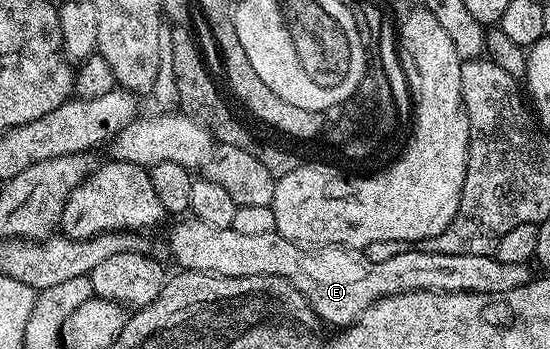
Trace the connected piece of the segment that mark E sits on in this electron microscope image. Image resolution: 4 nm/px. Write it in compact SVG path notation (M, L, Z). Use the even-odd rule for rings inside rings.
M194 217L184 218L171 232L167 235L167 247L171 250L171 255L175 258L176 268L184 271L200 271L206 275L224 275L225 277L249 277L250 275L276 275L285 281L289 281L292 285L302 293L309 301L309 305L313 305L313 309L319 314L324 324L335 326L335 329L346 329L352 323L356 323L365 312L367 312L375 303L381 299L388 299L390 295L404 295L407 291L444 291L445 293L509 293L509 289L517 289L521 285L530 283L533 278L532 269L526 263L518 263L517 265L509 265L497 261L494 254L478 255L477 253L429 253L422 249L405 249L401 253L397 253L397 257L389 257L389 261L369 261L369 257L365 257L362 250L354 247L341 247L338 245L304 245L302 243L294 243L285 237L281 237L278 231L273 230L269 233L256 233L254 237L249 237L246 233L237 233L231 227L225 229L216 229L213 225L205 225L199 219Z

